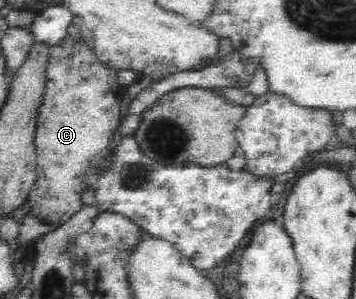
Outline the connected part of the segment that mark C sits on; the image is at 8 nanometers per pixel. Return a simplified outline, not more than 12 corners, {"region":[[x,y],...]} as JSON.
{"region":[[81,35],[48,49],[36,114],[36,220],[83,208],[85,171],[126,87]]}

